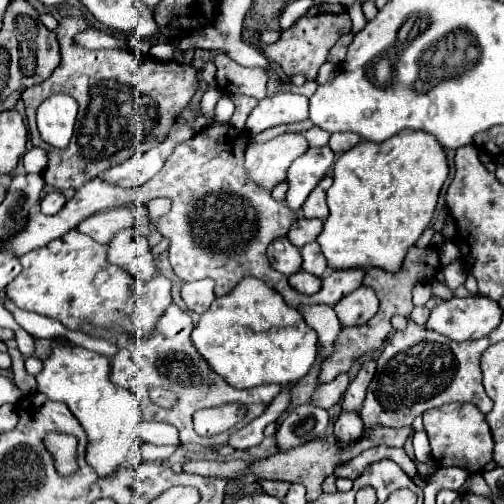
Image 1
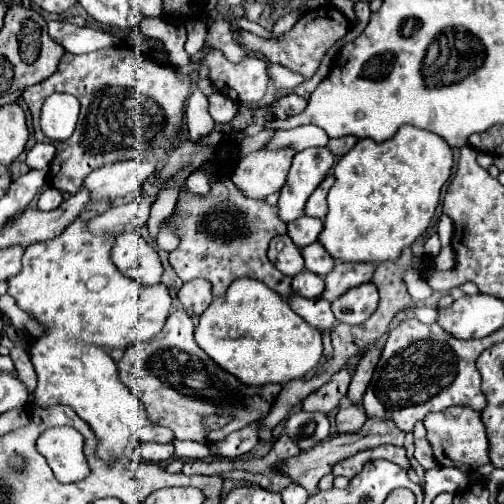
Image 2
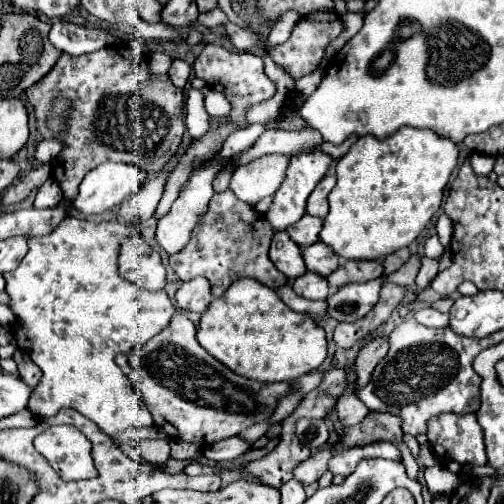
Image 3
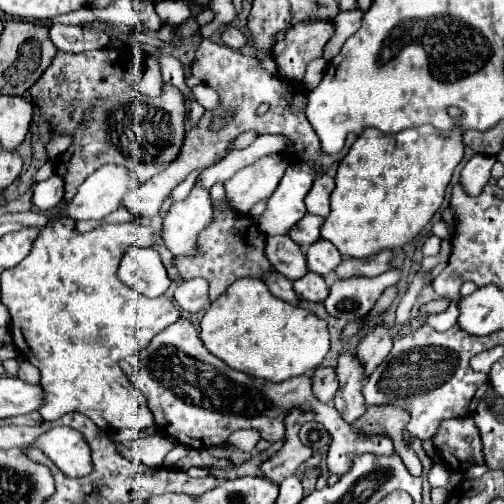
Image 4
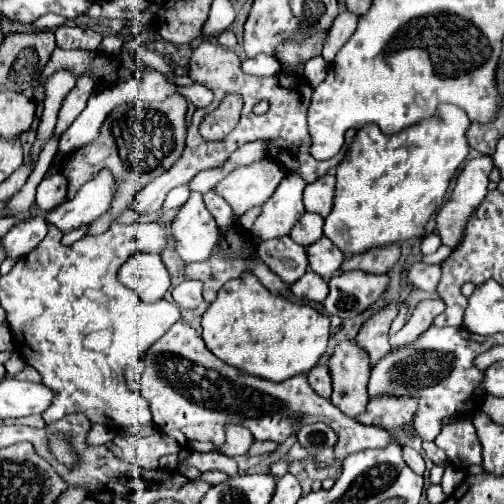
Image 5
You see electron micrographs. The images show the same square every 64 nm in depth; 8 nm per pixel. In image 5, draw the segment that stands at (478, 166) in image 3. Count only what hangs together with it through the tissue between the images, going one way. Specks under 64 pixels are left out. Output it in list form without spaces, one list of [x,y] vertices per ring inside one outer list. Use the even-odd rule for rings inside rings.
[[[482,156],[482,158],[470,160],[464,166],[464,170],[460,172],[460,176],[456,180],[456,188],[454,188],[450,200],[442,206],[442,210],[436,216],[436,230],[438,230],[438,236],[440,236],[444,246],[456,248],[462,242],[462,236],[464,236],[468,220],[472,218],[472,212],[488,196],[488,174],[490,174],[490,168],[492,168],[492,158],[490,156]]]

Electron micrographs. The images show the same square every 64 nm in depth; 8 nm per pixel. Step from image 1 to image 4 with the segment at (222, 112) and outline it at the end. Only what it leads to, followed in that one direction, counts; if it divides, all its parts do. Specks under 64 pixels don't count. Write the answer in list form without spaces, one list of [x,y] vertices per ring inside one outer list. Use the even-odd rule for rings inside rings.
[[[198,84],[196,88],[192,88],[192,96],[206,110],[212,110],[214,106],[218,106],[218,94],[210,86],[206,86],[206,84]]]

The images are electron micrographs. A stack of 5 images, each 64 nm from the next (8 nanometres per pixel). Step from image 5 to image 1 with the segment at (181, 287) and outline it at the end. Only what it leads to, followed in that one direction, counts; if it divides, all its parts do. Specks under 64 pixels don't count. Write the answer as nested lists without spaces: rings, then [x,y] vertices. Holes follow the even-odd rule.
[[[208,278],[188,282],[182,286],[182,300],[188,306],[188,310],[192,310],[196,314],[204,314],[214,298],[216,298],[214,296],[214,282]]]

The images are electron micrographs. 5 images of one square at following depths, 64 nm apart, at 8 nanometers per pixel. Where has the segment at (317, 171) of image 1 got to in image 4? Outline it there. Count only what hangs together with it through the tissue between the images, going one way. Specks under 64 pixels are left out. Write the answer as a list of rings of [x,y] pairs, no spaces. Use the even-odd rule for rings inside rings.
[[[292,164],[286,168],[276,192],[268,198],[266,212],[256,220],[262,234],[288,234],[288,230],[306,214],[304,196],[310,190],[312,180],[314,172],[310,164]]]

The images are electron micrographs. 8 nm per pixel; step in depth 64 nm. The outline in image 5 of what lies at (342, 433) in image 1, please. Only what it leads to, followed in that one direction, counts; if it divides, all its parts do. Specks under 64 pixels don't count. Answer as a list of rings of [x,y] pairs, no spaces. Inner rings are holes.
[[[342,340],[336,344],[328,370],[332,376],[332,404],[336,404],[346,416],[356,418],[364,412],[370,380],[370,358],[354,340]]]

